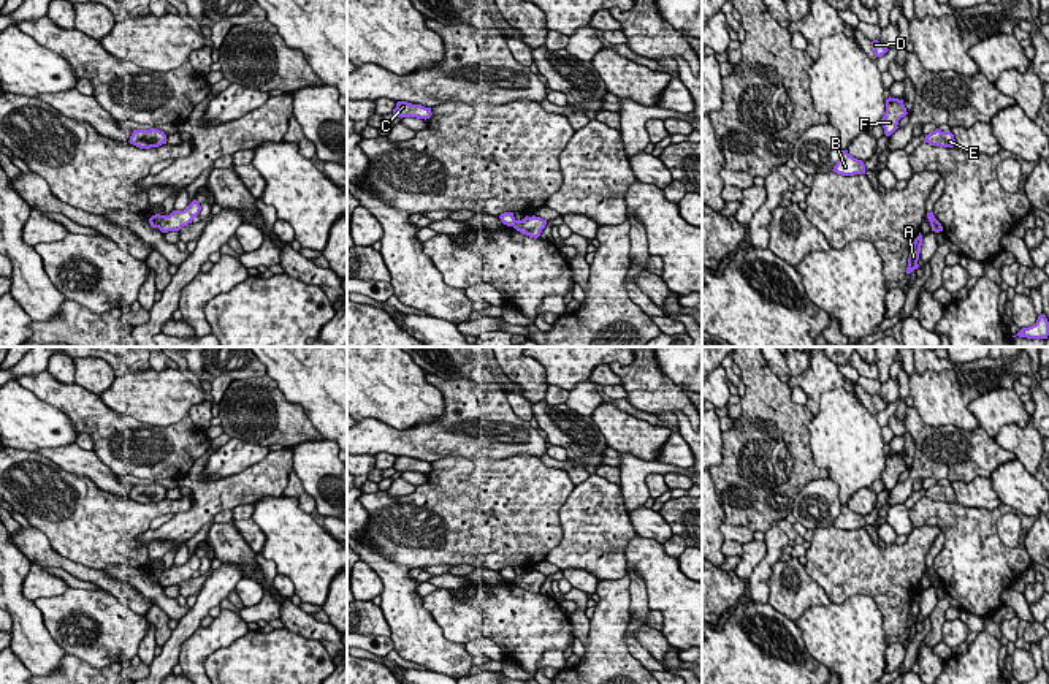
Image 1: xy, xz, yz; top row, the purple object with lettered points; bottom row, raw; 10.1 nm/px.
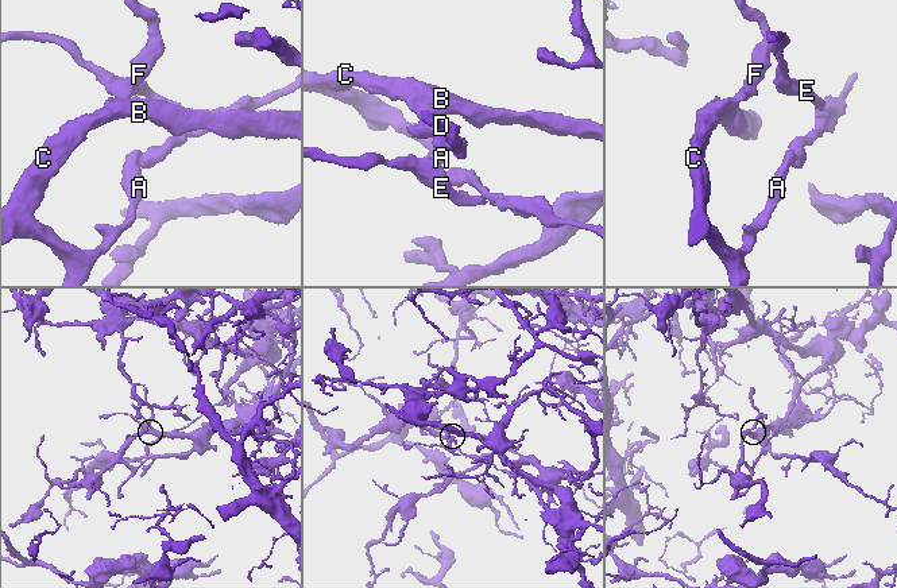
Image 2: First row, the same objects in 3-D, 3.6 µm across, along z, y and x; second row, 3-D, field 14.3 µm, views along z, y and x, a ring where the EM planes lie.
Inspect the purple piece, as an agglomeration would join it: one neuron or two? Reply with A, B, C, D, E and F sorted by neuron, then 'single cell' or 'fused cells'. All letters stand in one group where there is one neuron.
A B C D F / E | fused cells

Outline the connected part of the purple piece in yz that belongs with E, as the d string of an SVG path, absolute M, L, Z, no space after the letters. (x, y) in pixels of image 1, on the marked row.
M938 128L925 135L924 142L929 142L932 146L940 146L940 147L957 147L954 135L951 131L941 131Z

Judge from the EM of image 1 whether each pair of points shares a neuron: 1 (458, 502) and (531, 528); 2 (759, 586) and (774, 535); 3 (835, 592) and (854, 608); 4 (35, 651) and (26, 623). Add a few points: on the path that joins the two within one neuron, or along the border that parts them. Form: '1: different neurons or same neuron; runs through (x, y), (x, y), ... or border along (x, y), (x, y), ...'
1: same neuron; runs through (476, 512), (495, 520), (514, 521)
2: same neuron; runs through (761, 573), (774, 554), (774, 548)
3: different neurons; border along (832, 604), (869, 596), (880, 613)
4: same neuron; runs through (32, 645), (29, 629)

